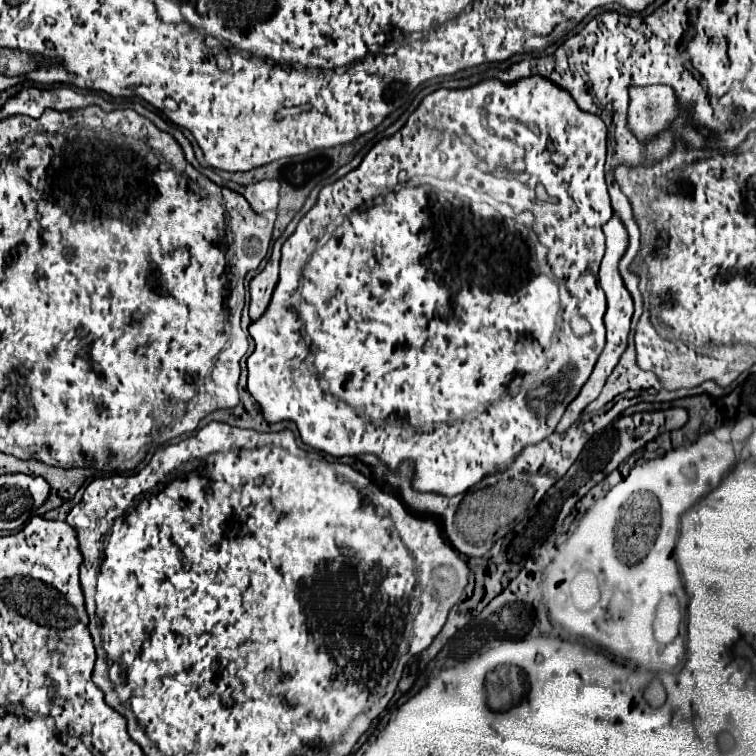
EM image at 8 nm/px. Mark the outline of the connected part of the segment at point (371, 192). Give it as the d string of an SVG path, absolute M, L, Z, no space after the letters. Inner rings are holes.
M491 79L491 81L483 81L469 89L441 88L435 93L427 95L422 100L421 107L411 113L409 121L405 123L405 127L401 131L397 131L389 139L379 141L365 155L363 163L357 169L353 169L343 179L339 179L335 185L329 185L319 193L315 205L299 221L295 233L289 239L285 239L285 243L281 247L279 281L273 291L267 315L263 315L263 319L259 323L249 325L249 333L255 341L255 351L247 359L247 369L249 369L247 389L255 397L255 401L261 405L263 417L269 423L293 421L297 425L305 445L325 451L325 453L331 453L335 457L371 453L371 455L379 455L379 459L383 459L393 471L399 467L399 463L403 459L413 459L415 461L413 487L417 491L443 493L443 495L459 495L459 493L467 491L477 481L481 481L485 475L507 467L515 459L515 455L519 455L519 451L523 447L535 445L535 443L539 443L539 439L545 439L547 435L551 435L555 431L557 423L561 421L565 409L569 407L569 403L577 397L575 391L571 391L571 395L567 395L567 399L559 399L559 407L551 407L551 411L547 411L547 415L535 415L535 411L531 411L531 407L527 407L527 395L523 395L523 387L527 387L527 383L535 383L535 377L539 377L537 373L539 371L543 373L543 369L549 371L547 379L543 379L543 381L551 383L551 363L559 361L563 355L573 357L573 361L581 361L581 365L589 365L589 361L591 361L591 371L593 371L595 361L601 355L601 345L605 345L603 311L605 311L607 303L605 303L603 289L597 285L599 263L605 255L603 225L613 215L613 211L609 211L611 201L609 201L605 171L603 171L605 137L607 137L607 127L601 121L601 117L579 111L579 107L575 107L575 101L571 99L571 95L567 95L567 91L559 91L559 87L555 87L553 83L547 83L547 79L523 79L523 83L513 83L513 85L503 85L495 79ZM487 97L491 97L489 103L485 103ZM511 158L525 161L525 173L529 173L529 185L523 185L519 181L519 175L509 169L509 165L515 161ZM409 179L413 179L414 185L424 189L405 187L399 193L393 193L397 185L403 185ZM537 183L541 183L545 187L547 195L553 197L555 203L537 201L537 197L535 197ZM431 191L456 191L456 200L461 200L461 204L455 207L451 207L449 203L439 205L437 201L431 199ZM377 197L385 197L383 205L369 209L369 205L373 205ZM525 212L533 213L531 231L535 235L535 243L531 241L529 231L521 230L525 224L521 223L519 219L525 221L523 216ZM321 237L331 237L331 239L323 247L316 247L317 241ZM540 251L545 251L545 255L547 251L546 258L551 267L549 274L537 275L529 267L527 259L535 256L535 252L538 252L536 257L541 256ZM547 275L558 280L559 299L557 299L557 285L553 285L551 279L547 279Z

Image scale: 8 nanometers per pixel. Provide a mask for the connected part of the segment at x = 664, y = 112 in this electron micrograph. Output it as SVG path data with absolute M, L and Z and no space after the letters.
M669 85L629 87L627 127L643 143L670 128L679 111L679 99Z

